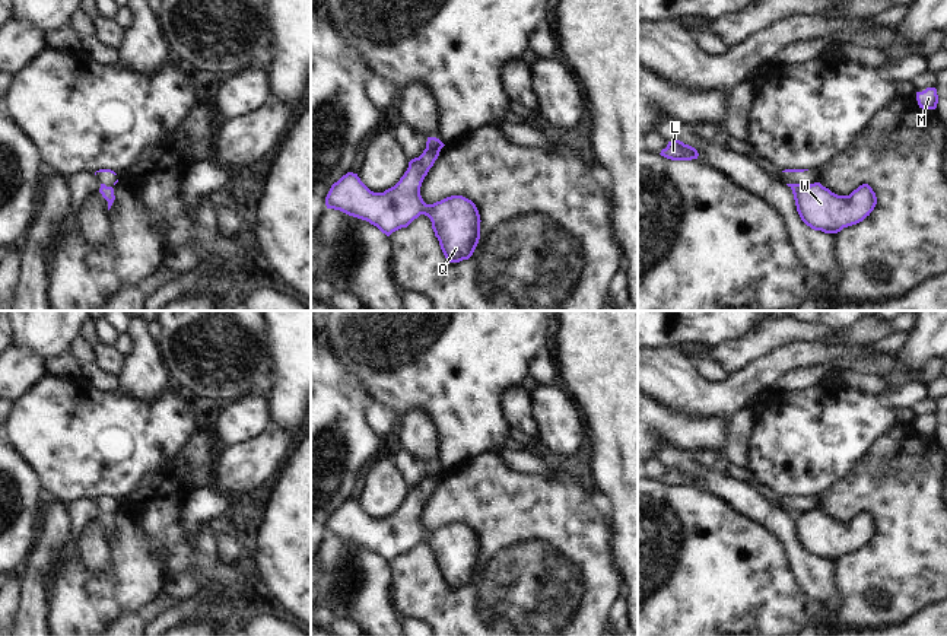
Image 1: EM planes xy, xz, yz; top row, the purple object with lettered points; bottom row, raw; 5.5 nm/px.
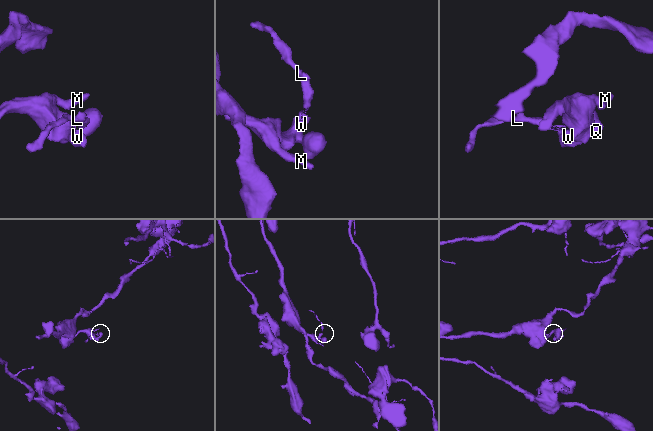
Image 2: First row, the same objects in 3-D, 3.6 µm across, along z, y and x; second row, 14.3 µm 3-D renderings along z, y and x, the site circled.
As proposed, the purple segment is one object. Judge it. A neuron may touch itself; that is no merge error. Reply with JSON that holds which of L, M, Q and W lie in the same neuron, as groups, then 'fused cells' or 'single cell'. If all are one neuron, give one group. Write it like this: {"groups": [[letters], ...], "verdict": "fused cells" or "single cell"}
{"groups": [["L"], ["M", "Q", "W"]], "verdict": "fused cells"}

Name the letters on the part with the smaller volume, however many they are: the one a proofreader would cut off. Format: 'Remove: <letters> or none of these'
Remove: L

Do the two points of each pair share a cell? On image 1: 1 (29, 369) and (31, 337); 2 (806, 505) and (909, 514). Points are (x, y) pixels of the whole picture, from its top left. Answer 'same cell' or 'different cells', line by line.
1: different cells
2: different cells

